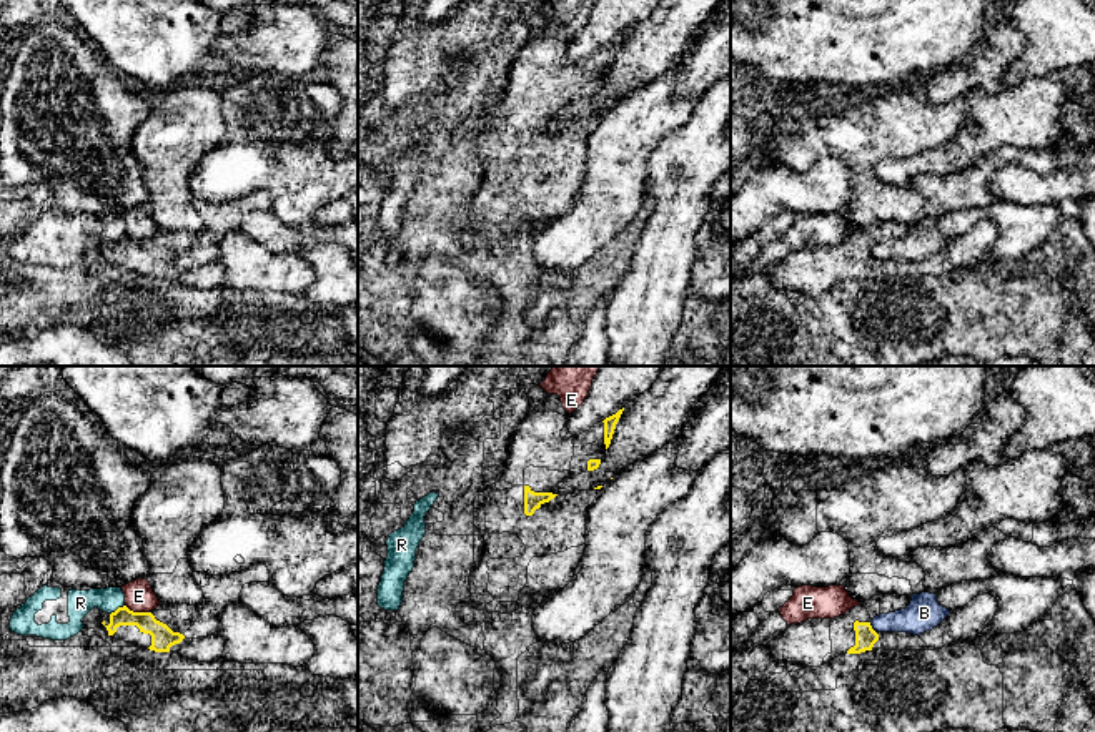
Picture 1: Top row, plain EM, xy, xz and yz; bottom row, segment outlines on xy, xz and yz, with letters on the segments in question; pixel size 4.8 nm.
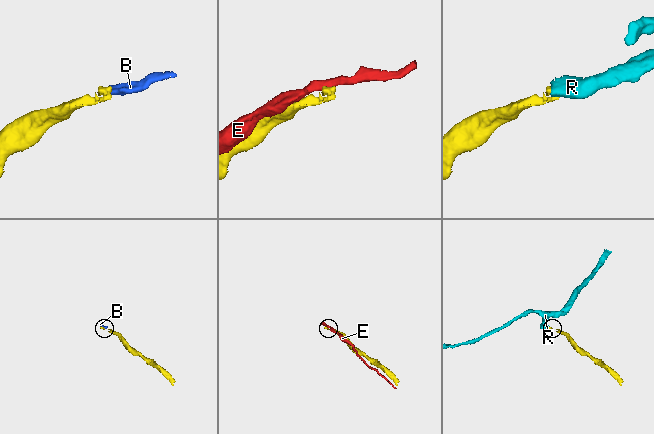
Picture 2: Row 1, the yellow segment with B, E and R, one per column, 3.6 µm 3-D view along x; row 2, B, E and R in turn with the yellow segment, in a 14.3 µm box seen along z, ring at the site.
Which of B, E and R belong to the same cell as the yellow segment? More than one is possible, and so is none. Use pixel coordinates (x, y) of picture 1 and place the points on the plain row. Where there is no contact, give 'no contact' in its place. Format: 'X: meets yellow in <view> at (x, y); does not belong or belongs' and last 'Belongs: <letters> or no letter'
B: meets yellow in yz at (871, 255); does not belong
E: meets yellow in xy at (137, 240); does not belong
R: meets yellow in xy at (118, 235); does not belong
Belongs: no letter

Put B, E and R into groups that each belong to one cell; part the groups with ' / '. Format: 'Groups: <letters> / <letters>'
Groups: B / E / R

